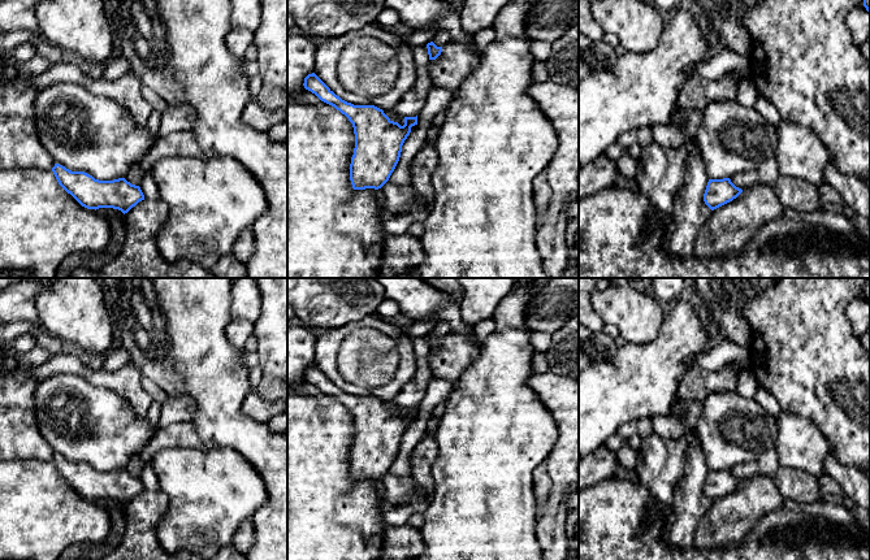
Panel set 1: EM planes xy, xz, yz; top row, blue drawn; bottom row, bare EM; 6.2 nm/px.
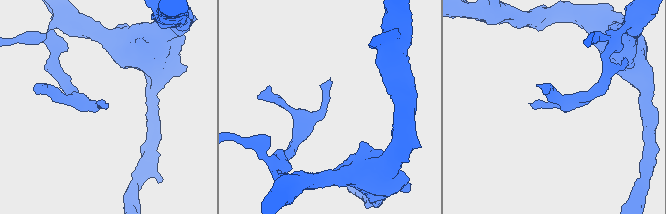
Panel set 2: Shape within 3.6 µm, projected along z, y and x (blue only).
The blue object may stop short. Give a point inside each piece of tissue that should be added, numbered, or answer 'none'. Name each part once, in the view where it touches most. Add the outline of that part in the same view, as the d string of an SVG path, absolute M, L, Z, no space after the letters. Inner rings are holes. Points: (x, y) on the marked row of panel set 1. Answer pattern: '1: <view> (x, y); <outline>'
none

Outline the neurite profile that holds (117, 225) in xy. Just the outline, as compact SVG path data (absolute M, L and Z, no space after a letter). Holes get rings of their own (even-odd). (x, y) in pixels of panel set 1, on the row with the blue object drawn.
M112 217L111 239L101 252L81 252L69 255L59 266L56 278L70 278L70 274L81 266L100 268L113 260L122 248L125 240L125 217Z

